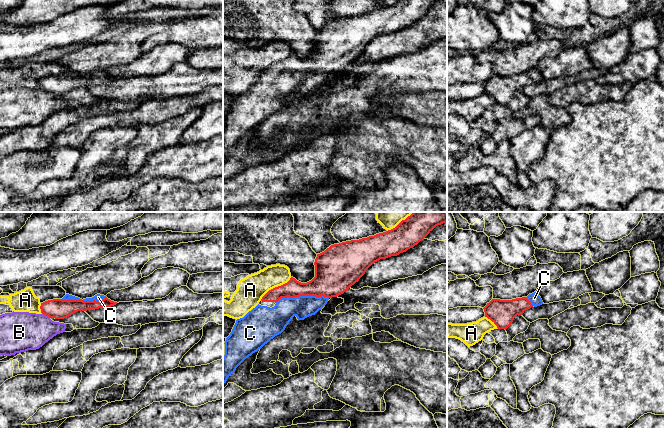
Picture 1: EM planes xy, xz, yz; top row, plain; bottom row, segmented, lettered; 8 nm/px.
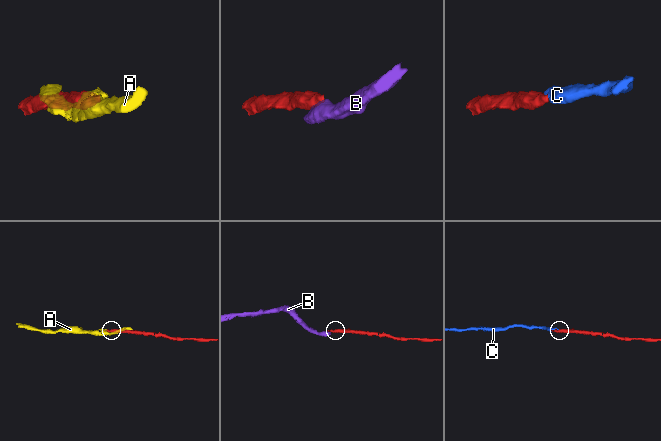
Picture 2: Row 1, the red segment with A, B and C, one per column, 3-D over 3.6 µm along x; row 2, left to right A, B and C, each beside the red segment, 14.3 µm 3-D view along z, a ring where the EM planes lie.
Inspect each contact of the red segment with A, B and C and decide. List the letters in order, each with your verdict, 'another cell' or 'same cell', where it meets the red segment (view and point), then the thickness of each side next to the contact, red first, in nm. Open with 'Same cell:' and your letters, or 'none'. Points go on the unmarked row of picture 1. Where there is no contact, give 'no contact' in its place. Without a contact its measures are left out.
Same cell: C
A: another cell; meets red in xz at (275, 63); 140 nm thick on the red side, 220 nm on the other
B: another cell; meets red in xy at (46, 91); 160 nm thick on the red side, 320 nm on the other
C: same cell; meets red in xz at (301, 71); 240 nm thick on the red side, 190 nm on the other

